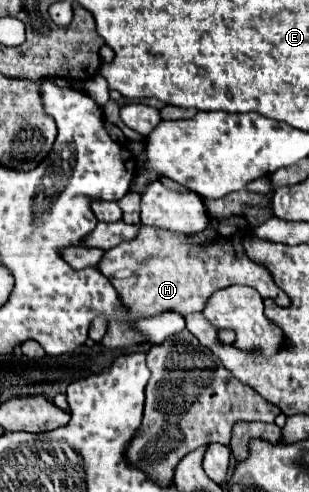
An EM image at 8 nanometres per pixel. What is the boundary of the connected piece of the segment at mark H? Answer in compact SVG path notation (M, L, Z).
M243 188L219 200L205 198L203 206L209 218L209 226L203 232L179 234L141 224L133 240L123 242L103 254L99 272L109 278L119 294L121 304L129 310L129 318L111 318L107 332L101 338L105 348L129 348L135 344L145 344L149 338L133 328L133 320L159 316L163 312L179 312L181 316L201 312L213 292L233 284L251 286L263 298L275 298L279 306L289 304L289 298L275 286L271 272L253 262L241 246L241 240L253 234L245 216L247 208L253 206L271 210L271 200L249 200L249 190Z

